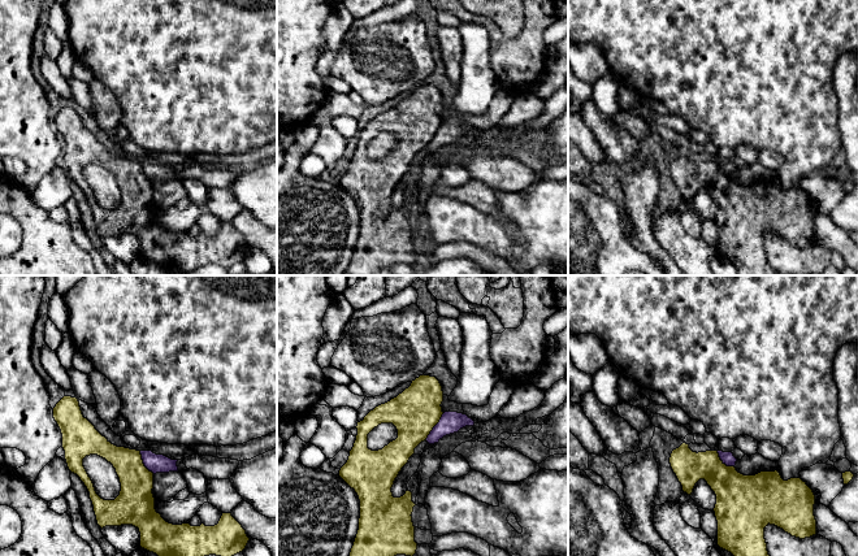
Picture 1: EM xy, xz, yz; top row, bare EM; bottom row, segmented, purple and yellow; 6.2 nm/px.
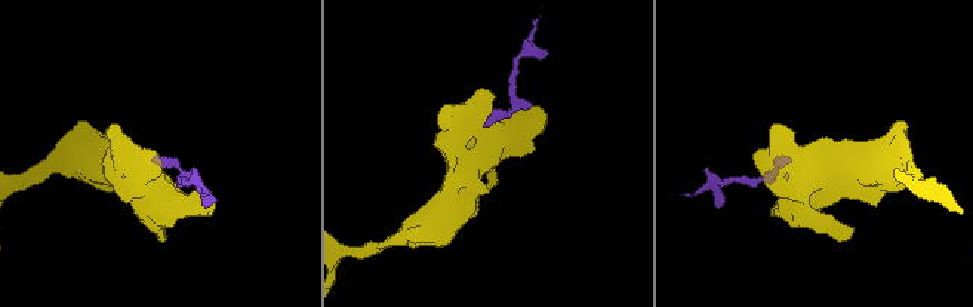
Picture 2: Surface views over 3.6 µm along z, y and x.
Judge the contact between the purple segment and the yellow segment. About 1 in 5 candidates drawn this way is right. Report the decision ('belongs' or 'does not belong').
does not belong

